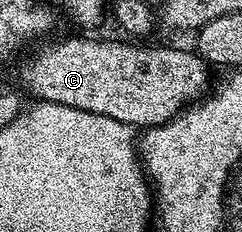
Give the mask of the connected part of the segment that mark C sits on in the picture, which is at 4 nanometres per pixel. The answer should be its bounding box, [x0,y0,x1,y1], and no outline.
[20,38,210,128]

